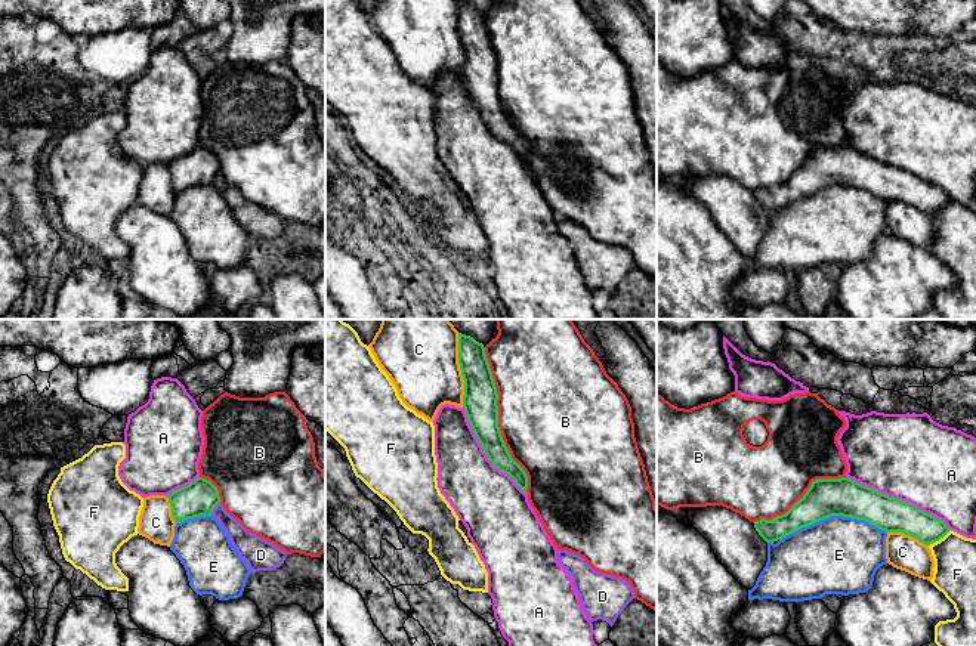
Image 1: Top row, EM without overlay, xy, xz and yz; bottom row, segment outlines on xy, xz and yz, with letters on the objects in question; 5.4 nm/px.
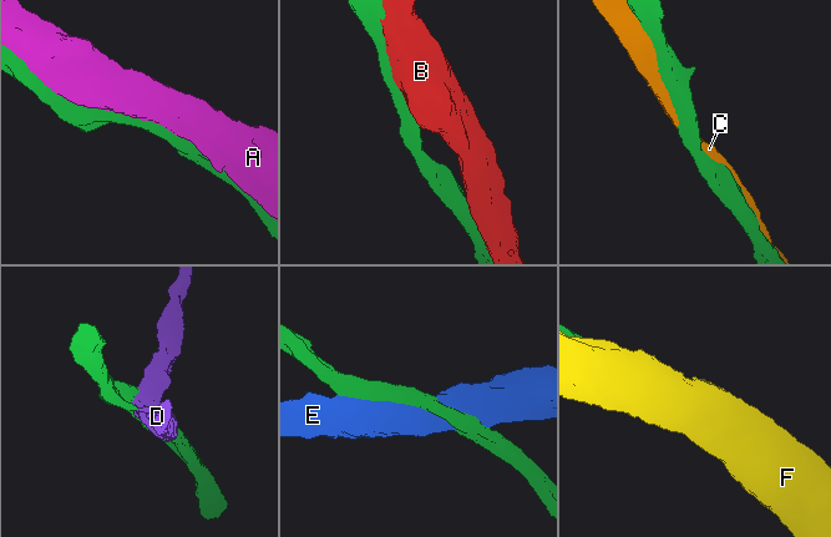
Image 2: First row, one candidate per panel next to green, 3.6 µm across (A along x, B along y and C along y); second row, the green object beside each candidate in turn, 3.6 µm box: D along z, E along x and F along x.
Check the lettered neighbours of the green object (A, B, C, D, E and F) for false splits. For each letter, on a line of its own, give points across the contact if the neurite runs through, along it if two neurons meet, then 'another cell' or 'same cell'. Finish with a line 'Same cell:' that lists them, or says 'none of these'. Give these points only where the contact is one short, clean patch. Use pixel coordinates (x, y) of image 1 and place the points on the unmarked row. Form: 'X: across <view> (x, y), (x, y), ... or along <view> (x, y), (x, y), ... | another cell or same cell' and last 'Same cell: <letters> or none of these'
A: same cell
B: another cell
C: another cell
D: another cell
E: another cell
F: another cell
Same cell: A

